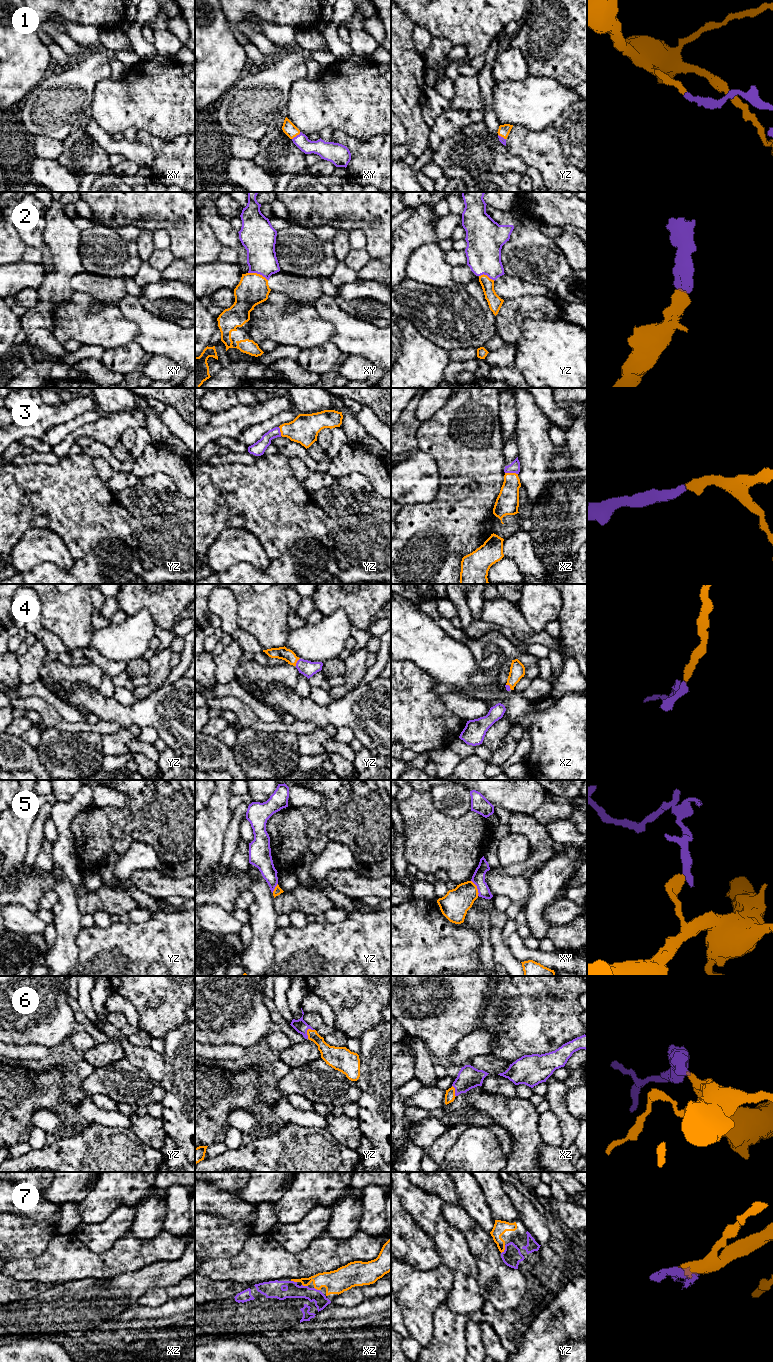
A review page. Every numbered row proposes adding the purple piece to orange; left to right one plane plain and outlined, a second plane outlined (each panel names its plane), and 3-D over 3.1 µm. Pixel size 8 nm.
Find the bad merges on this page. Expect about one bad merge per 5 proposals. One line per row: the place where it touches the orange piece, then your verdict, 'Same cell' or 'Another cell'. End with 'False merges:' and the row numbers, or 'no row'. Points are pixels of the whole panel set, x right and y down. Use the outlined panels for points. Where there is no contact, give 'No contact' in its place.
1: Touches orange at xy (296, 135). Same cell
2: Touches orange at xy (258, 274). Same cell
3: Touches orange at xz (511, 473). Same cell
4: Touches orange at yz (296, 662). Same cell
5: Touches orange at xy (476, 888). Another cell
6: Touches orange at yz (307, 1031). Same cell
7: Touches orange at yz (504, 1249). Same cell
False merges: 5

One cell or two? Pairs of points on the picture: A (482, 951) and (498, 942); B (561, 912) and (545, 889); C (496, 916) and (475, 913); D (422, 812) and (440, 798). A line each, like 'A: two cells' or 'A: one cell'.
A: two cells
B: two cells
C: two cells
D: two cells

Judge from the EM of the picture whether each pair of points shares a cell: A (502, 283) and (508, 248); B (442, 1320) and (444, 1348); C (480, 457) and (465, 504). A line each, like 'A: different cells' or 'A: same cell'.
A: different cells
B: same cell
C: same cell

